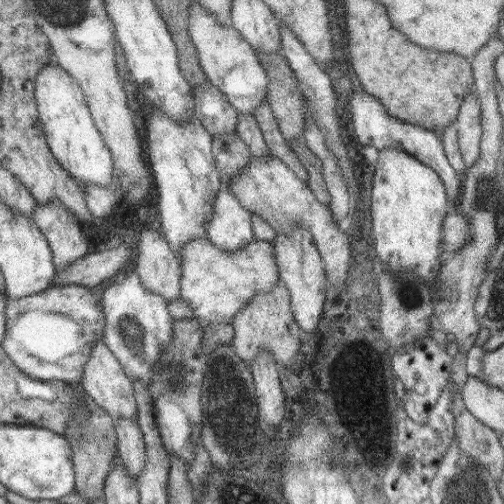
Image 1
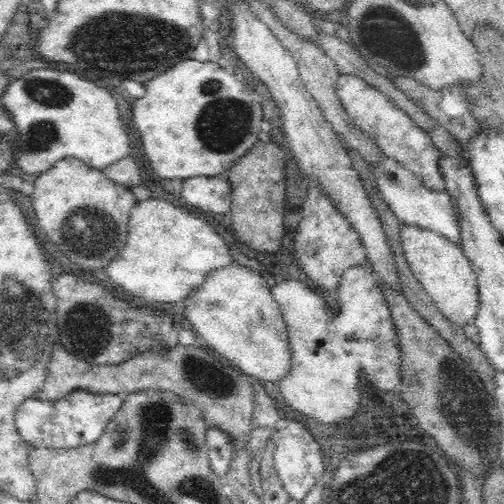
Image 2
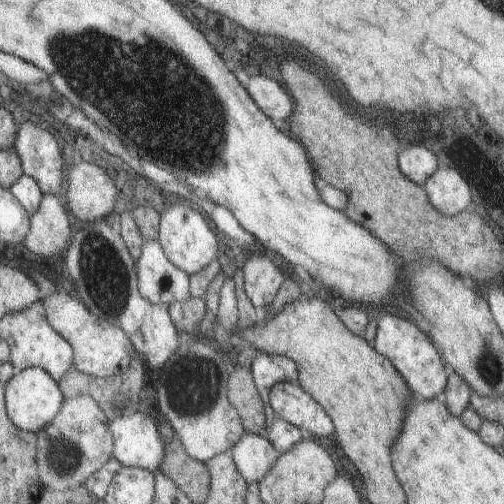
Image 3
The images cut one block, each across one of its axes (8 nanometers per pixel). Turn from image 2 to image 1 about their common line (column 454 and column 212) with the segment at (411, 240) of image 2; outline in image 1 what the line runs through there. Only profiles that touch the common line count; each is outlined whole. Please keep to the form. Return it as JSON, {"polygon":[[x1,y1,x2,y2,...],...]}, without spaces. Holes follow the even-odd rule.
{"polygon":[[197,238,181,248,181,298,191,306,201,322,229,324,259,292,271,290,281,280,275,250,269,242,253,240,239,252,225,252,213,246,209,238]]}

